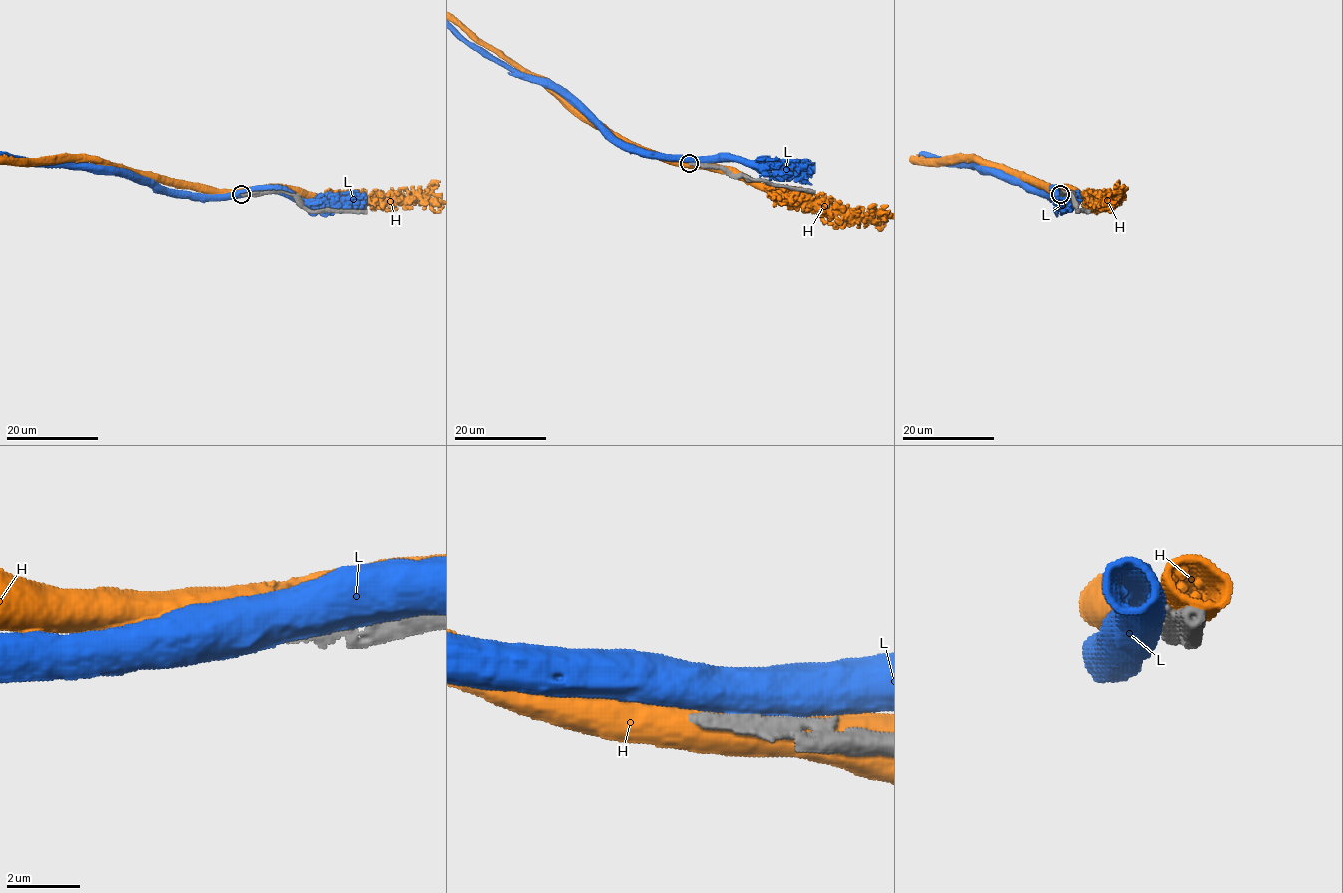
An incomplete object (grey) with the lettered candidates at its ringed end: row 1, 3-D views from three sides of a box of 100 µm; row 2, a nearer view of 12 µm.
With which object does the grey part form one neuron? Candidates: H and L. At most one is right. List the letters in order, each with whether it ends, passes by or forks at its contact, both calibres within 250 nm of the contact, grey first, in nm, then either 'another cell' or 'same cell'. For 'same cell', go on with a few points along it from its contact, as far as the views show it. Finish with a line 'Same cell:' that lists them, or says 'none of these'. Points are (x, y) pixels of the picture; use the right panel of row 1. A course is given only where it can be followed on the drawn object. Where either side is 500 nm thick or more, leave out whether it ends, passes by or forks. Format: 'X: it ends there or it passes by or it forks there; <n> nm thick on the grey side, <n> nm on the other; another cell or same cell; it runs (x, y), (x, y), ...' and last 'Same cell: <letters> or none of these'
H: 420 nm thick on the grey side, 800 nm on the other; another cell
L: 400 nm thick on the grey side, 750 nm on the other; another cell
Same cell: none of these

